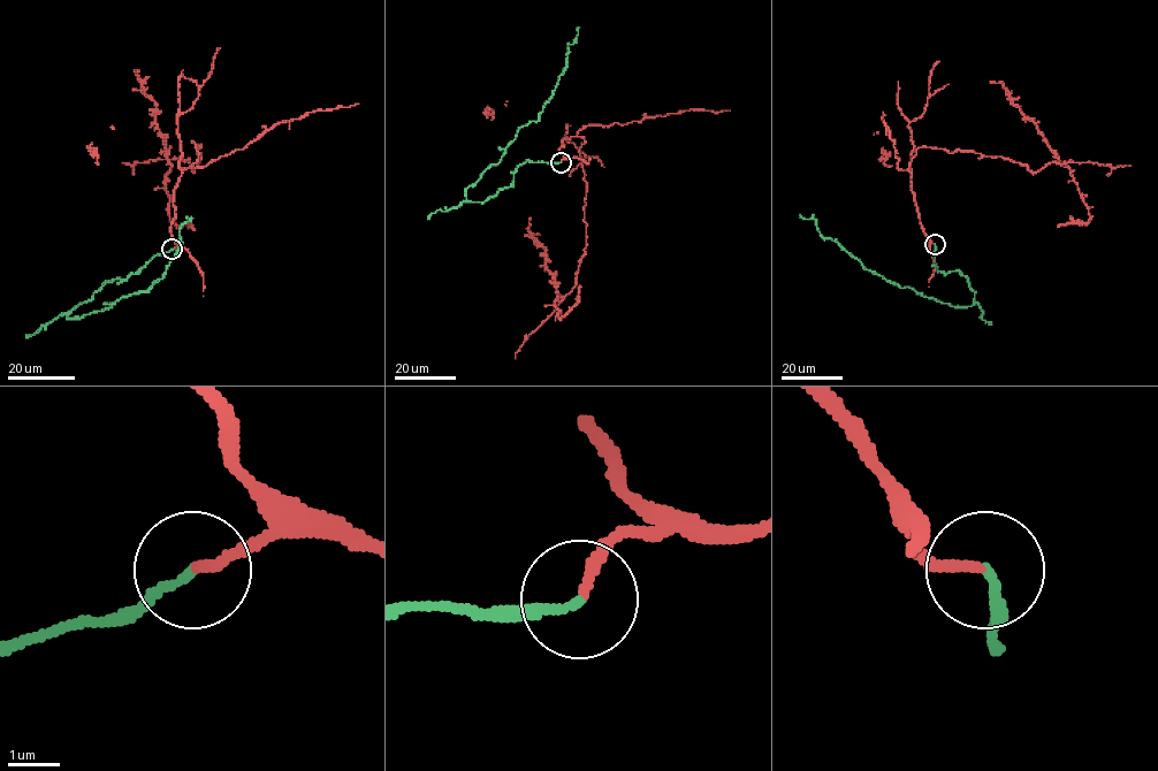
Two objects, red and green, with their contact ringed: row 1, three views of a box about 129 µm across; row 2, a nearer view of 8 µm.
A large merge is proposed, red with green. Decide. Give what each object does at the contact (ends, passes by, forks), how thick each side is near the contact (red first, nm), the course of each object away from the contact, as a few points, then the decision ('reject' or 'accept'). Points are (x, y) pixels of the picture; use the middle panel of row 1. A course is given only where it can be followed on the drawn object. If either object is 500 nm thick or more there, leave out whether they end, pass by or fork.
red ends; green ends; calibres 190 and 170 nm; course red (561, 162), (562, 139), (583, 137), (586, 246), (576, 285), (562, 297), (531, 218); course green (561, 162), (526, 160), (510, 186), (481, 203), (465, 199), (517, 130), (539, 121), (579, 27); accept

